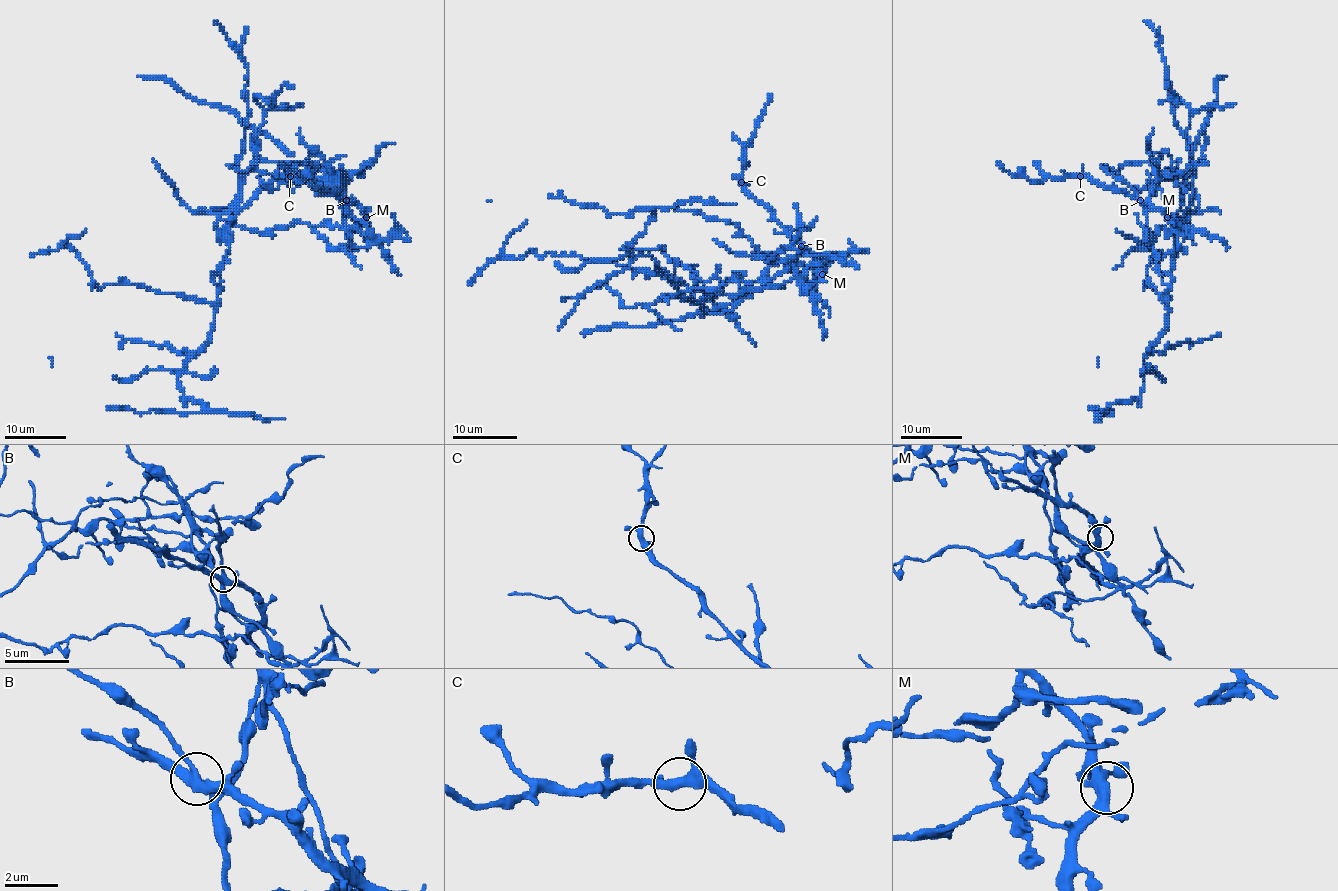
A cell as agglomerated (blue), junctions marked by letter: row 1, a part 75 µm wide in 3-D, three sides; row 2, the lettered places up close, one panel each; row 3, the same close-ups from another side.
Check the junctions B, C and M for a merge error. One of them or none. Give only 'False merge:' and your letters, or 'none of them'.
False merge: B

